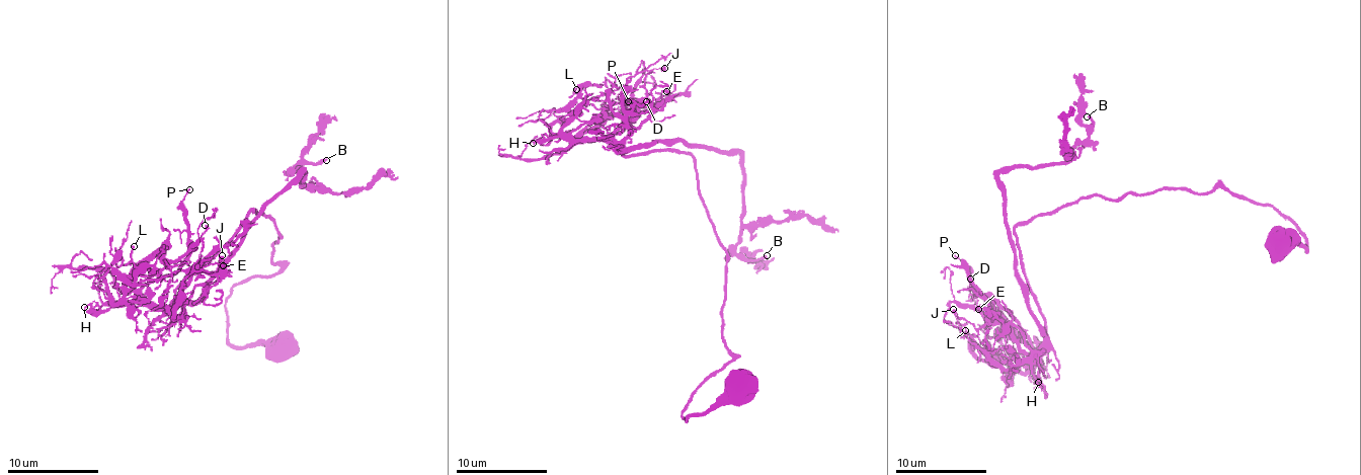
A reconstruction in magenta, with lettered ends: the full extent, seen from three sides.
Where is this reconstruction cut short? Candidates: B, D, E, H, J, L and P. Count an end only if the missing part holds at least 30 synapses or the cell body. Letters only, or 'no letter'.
B

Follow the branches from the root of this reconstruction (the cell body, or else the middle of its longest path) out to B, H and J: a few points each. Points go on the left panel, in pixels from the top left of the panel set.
B: (241, 228), (191, 272), (177, 298), (193, 302), (246, 228), (302, 170), (303, 186), (294, 169), (326, 160)
H: (241, 228), (191, 272), (175, 291), (175, 302), (168, 305), (114, 303), (107, 310), (86, 311), (84, 307)
J: (241, 228), (175, 291), (178, 316), (183, 313), (177, 298), (181, 283), (193, 271), (213, 272), (222, 255)

